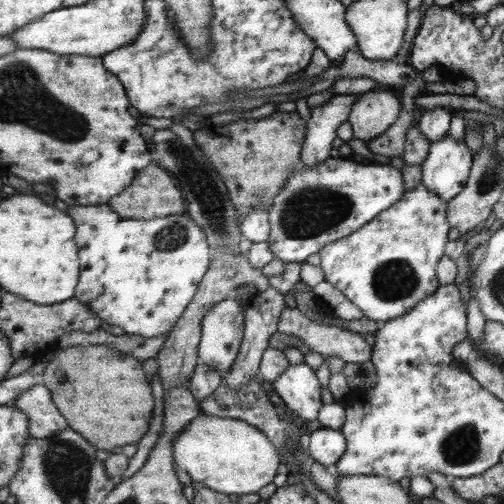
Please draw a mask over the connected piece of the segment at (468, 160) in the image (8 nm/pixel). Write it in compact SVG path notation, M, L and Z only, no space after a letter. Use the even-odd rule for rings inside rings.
M447 135L444 140L438 140L429 147L427 157L421 165L421 183L445 201L452 200L467 186L470 166L472 166L472 154L468 146L464 142L456 142L454 138Z

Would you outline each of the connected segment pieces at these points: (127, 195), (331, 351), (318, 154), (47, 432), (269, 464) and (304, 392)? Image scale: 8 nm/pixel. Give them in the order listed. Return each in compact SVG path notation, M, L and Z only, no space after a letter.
M160 165L144 168L136 176L134 183L119 195L110 199L108 204L125 219L150 220L156 217L186 214L187 201L183 189L174 177Z
M284 308L284 310L280 312L276 330L286 335L301 338L312 352L318 352L318 354L322 354L322 356L339 356L347 363L368 362L374 354L374 348L366 342L362 334L348 331L348 329L343 329L333 324L318 323L314 320L310 320L307 316L304 316L304 313L300 312L298 308Z
M334 95L326 104L314 107L308 120L302 160L306 169L318 167L331 158L336 131L348 118L358 95Z
M38 384L23 392L14 405L21 408L29 418L29 433L32 438L48 438L68 428L66 418L52 402L52 392Z
M200 414L173 443L175 464L185 470L192 481L226 494L254 494L270 484L280 468L274 443L255 426L236 418Z
M305 362L291 365L272 382L282 398L299 419L315 425L320 407L327 399L315 371Z

